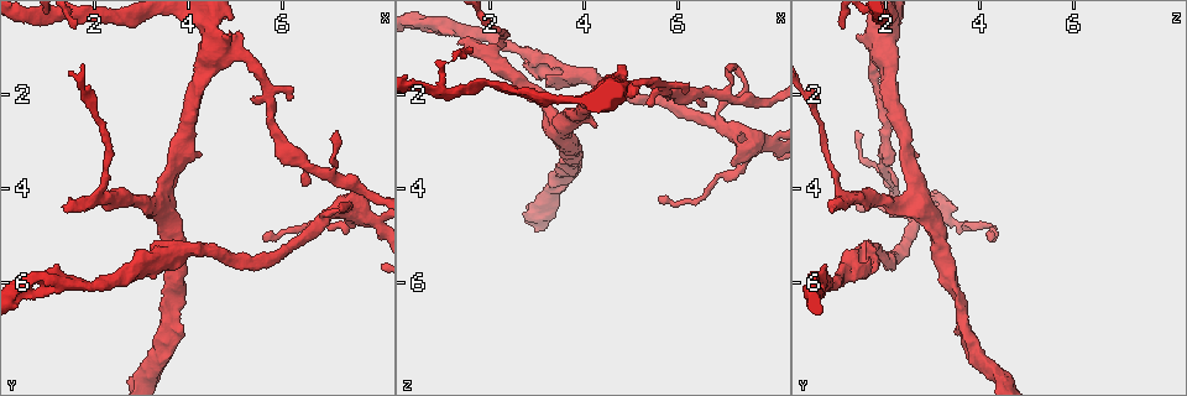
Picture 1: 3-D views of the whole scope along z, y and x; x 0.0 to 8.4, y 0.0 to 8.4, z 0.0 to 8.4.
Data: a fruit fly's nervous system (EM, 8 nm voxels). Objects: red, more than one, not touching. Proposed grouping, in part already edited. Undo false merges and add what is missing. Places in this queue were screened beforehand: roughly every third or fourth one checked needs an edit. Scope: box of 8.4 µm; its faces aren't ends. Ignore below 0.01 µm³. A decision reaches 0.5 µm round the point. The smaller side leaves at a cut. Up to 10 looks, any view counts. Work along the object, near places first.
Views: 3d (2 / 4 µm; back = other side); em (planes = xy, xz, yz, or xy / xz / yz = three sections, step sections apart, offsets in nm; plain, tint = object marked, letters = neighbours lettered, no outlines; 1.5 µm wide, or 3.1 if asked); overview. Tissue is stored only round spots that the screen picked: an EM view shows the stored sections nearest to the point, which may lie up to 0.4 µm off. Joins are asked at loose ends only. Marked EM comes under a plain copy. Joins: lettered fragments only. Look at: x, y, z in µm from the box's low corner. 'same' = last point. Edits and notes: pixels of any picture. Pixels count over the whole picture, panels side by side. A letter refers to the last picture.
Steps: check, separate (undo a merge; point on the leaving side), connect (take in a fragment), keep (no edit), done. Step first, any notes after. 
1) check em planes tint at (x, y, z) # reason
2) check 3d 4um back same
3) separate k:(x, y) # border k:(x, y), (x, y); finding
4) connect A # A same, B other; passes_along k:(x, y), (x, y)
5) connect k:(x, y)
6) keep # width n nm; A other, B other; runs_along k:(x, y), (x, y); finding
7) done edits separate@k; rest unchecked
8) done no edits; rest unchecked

check 3d 2um at (3.20, 5.15, 1.55) # three-way junction

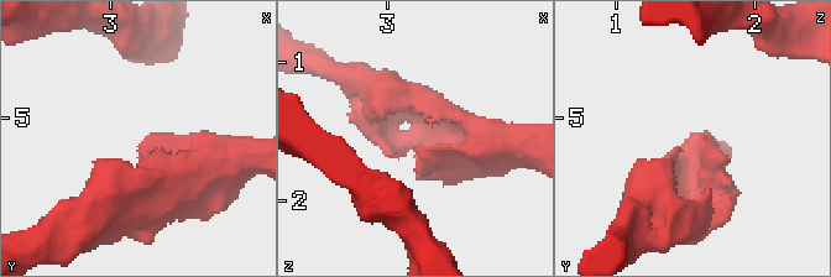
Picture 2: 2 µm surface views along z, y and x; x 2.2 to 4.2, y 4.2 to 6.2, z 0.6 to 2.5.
check em yz step 8 letters at (3.24, 5.22, 1.62) # arms 3

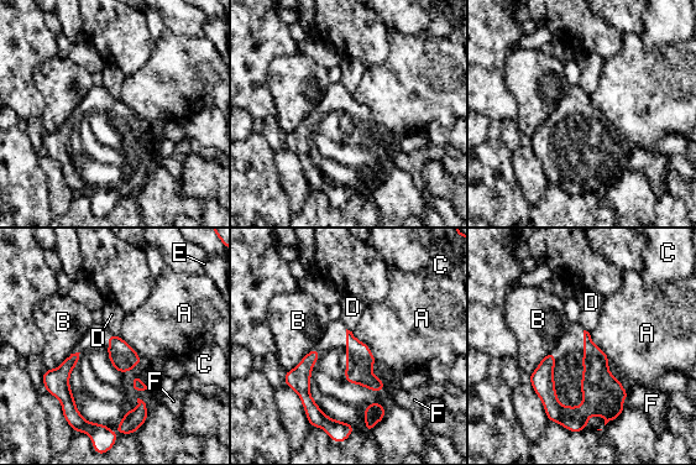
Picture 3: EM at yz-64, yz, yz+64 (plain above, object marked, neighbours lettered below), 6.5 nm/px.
check em planes letters same # another direction

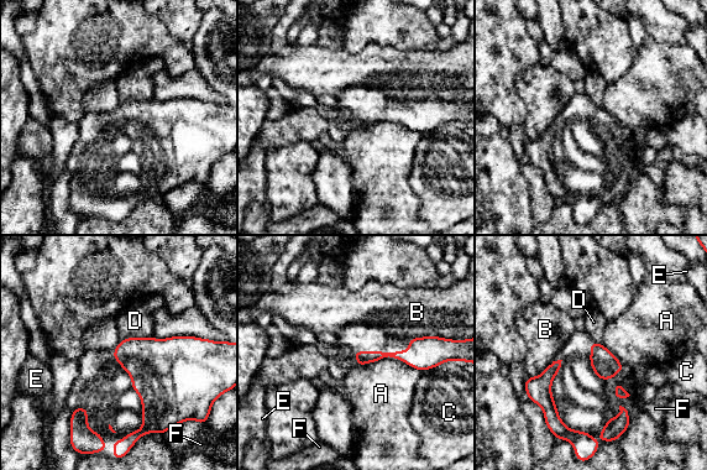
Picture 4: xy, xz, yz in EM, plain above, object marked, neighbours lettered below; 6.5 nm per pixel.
keep # A other, B other, C other, D other, E other, F other; runs_along 4:(430, 350), (419, 355), (356, 354); none of them fits

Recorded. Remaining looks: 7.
check em planes letters at (7.35, 4.15, 3.20) # free end

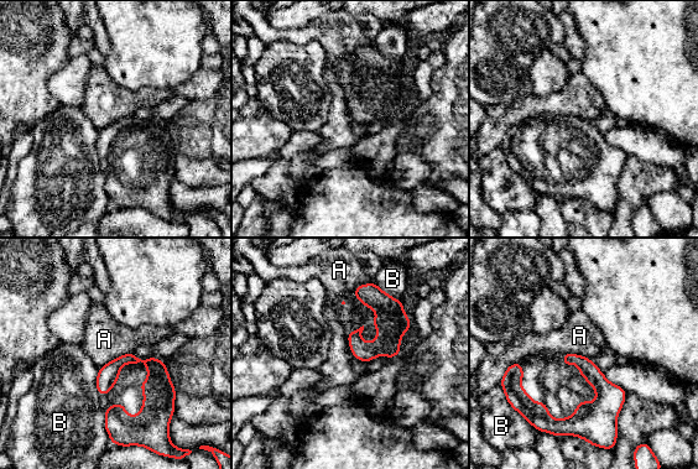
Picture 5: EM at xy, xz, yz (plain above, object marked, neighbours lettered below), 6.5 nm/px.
keep # width 120 nm; A other, B other; border 5:(562, 353), (585, 355), (603, 373); no lettered fragment goes on from it

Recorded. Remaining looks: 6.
check 3d 2um at (7.25, 4.30, 1.45) # free end

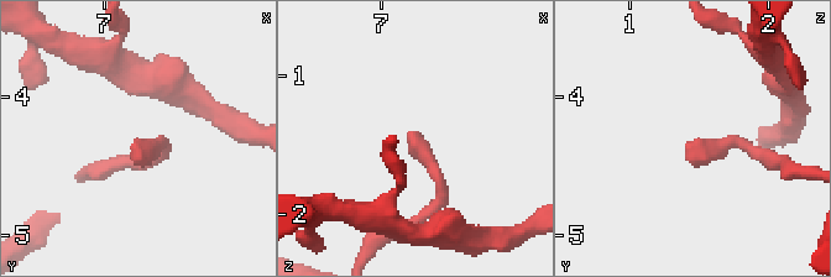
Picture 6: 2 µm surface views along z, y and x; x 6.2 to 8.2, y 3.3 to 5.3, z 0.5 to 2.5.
check em yz step 8 tint at (7.22, 4.34, 1.40) # need the tissue

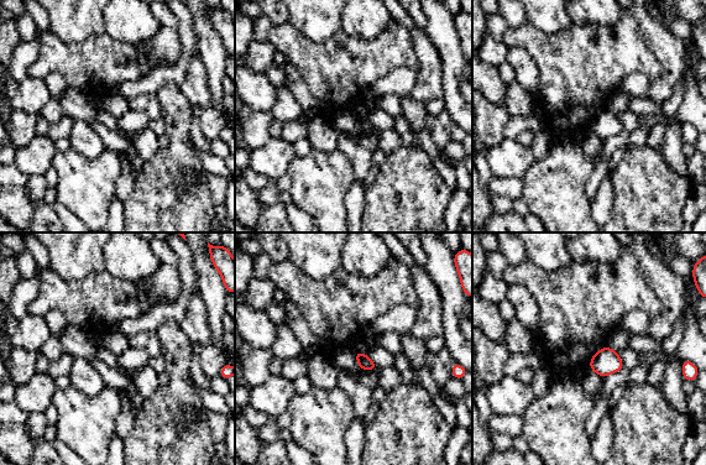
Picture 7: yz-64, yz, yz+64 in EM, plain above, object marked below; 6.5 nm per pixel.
check em planes letters same # cut it another way

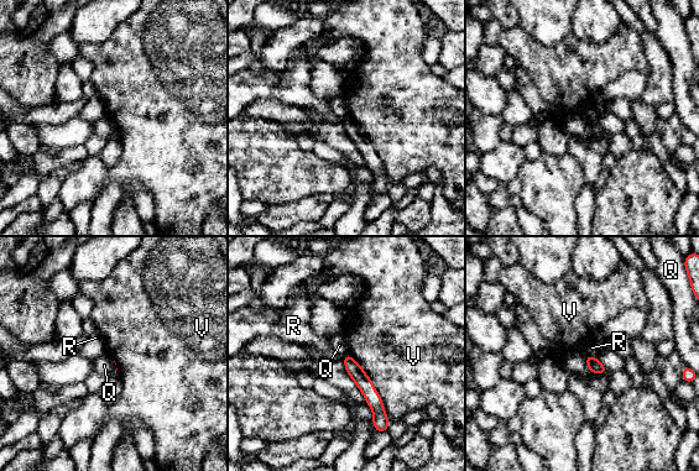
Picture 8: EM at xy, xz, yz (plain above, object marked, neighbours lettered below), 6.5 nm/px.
keep # Q other, R other, V other; runs_along 8:(347, 357), (366, 386), (382, 419); no lettered fragment goes on from it

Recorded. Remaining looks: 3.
check em planes letters at (0.80, 6.25, 0.70)

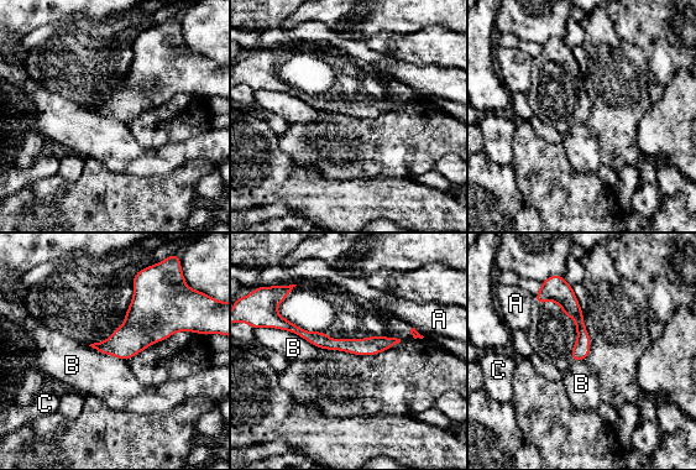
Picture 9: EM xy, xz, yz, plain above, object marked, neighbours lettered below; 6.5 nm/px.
keep # A other, B other, C other; no lettered fragment goes on from it

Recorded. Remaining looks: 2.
done no edits; rest unchecked

